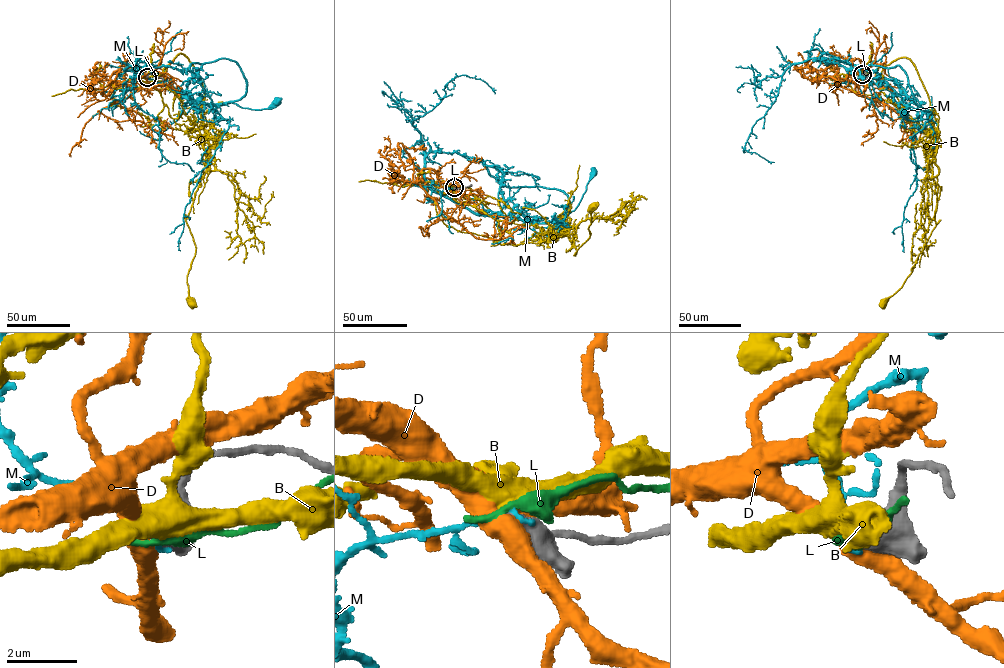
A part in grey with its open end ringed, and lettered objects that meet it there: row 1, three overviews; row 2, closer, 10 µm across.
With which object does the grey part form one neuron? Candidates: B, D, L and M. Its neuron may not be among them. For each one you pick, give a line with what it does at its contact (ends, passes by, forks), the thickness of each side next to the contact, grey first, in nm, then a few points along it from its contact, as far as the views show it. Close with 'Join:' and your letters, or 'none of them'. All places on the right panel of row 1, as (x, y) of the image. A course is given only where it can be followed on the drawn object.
Join: none of them

